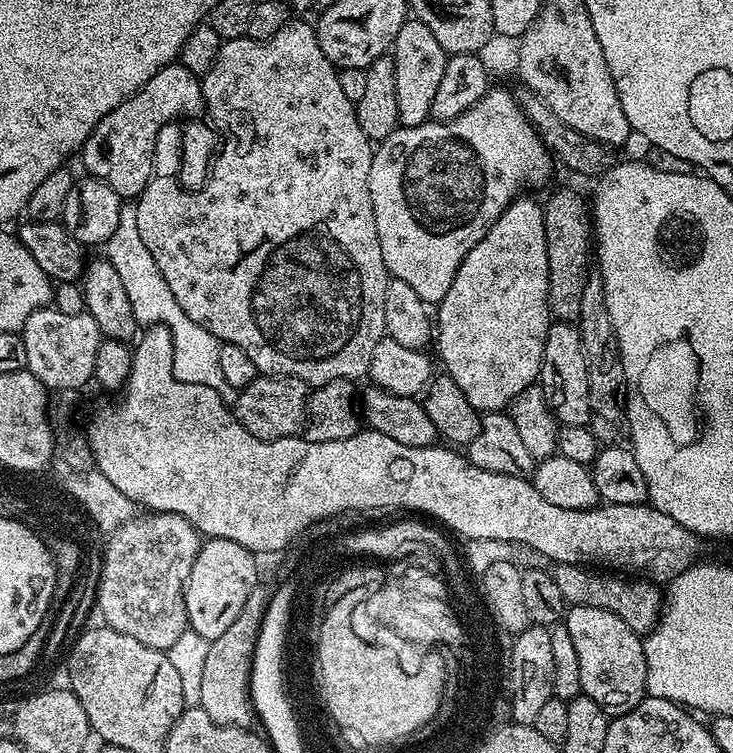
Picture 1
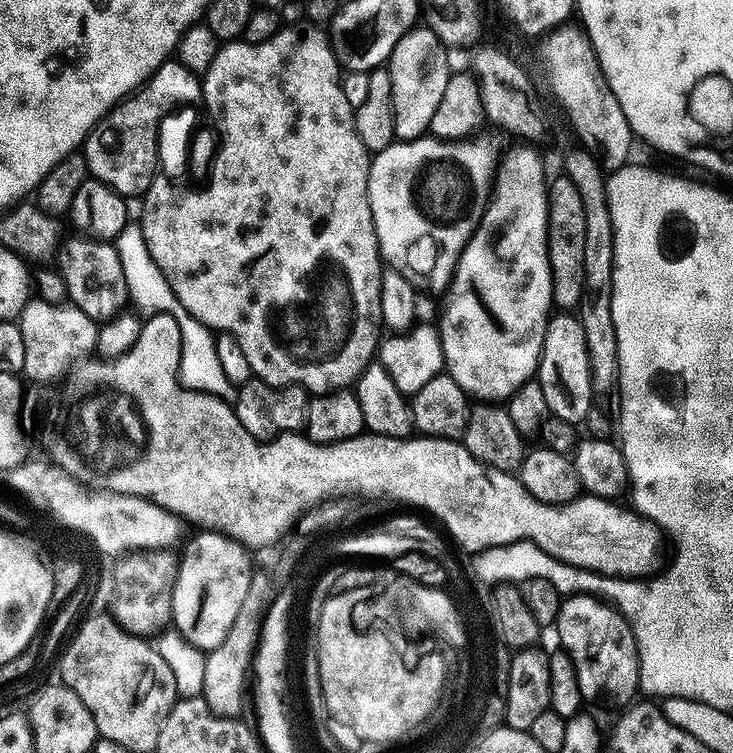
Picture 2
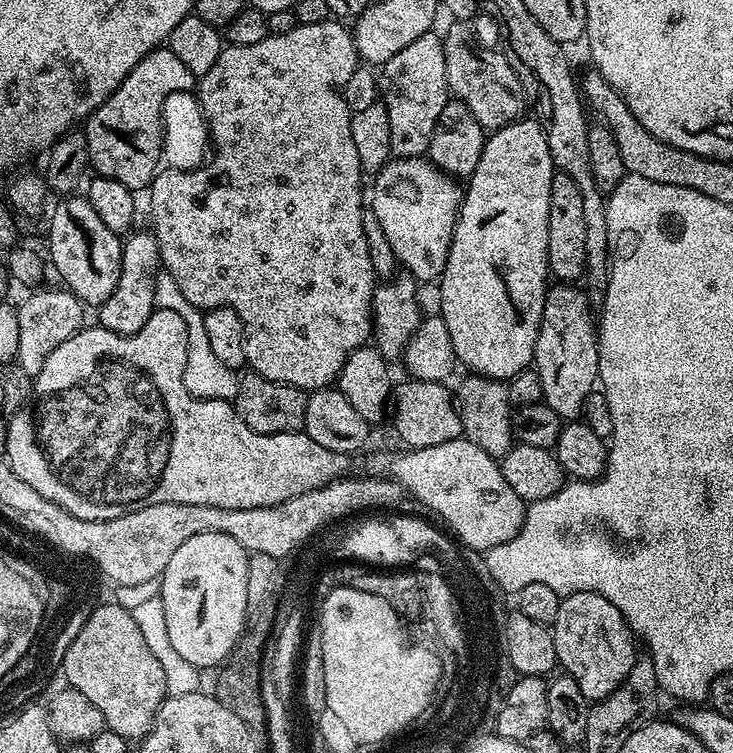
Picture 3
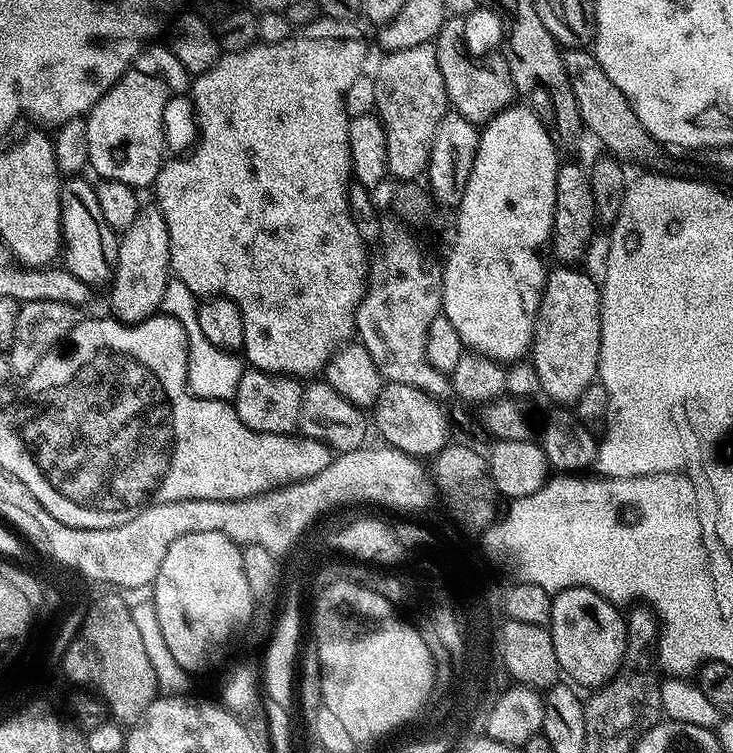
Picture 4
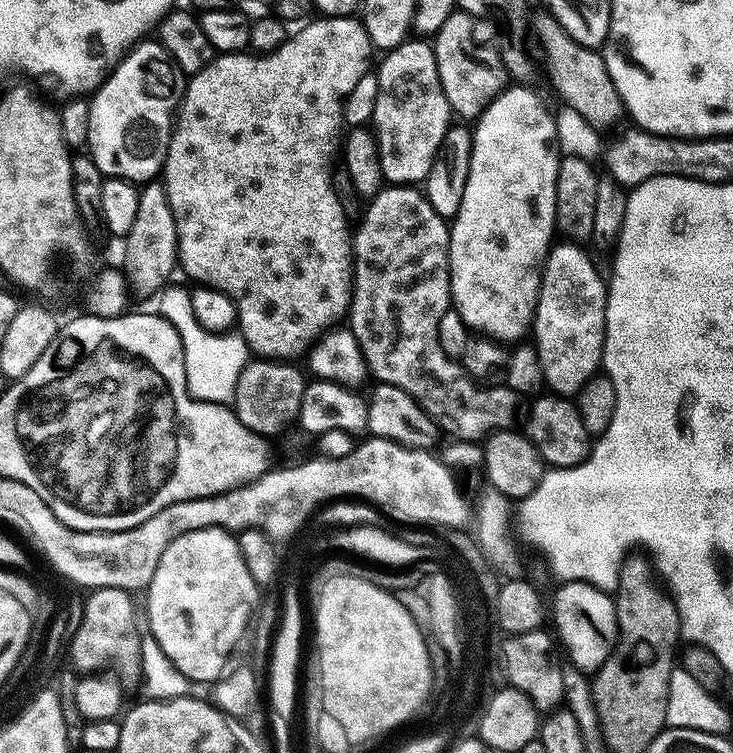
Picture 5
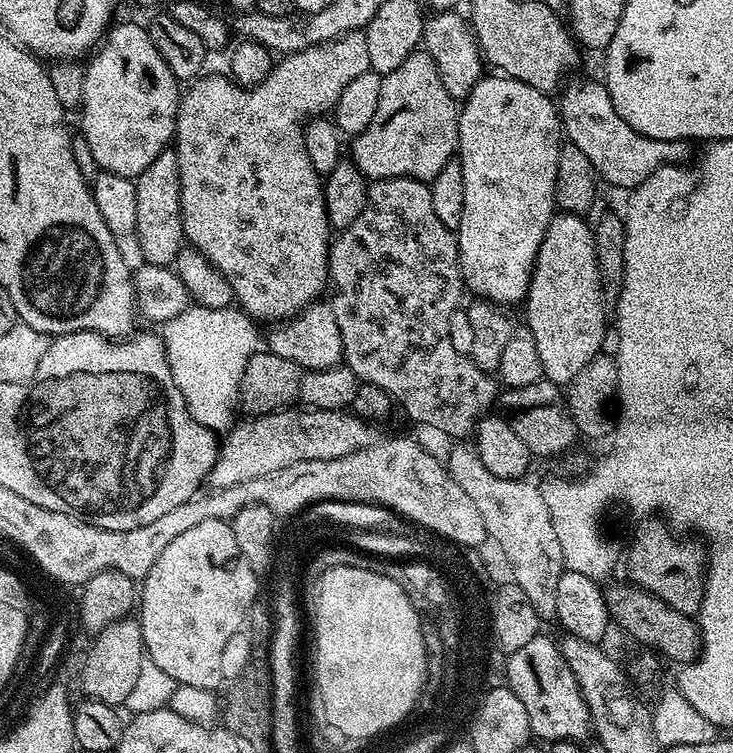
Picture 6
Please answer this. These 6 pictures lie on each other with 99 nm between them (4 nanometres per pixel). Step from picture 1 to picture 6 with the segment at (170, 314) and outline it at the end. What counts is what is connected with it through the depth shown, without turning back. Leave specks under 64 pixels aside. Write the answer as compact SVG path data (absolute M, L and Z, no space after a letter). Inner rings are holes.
M189 306L167 321L168 336L163 341L168 349L168 369L174 374L189 409L228 408L237 403L246 362L258 350L255 327L252 317L236 306Z

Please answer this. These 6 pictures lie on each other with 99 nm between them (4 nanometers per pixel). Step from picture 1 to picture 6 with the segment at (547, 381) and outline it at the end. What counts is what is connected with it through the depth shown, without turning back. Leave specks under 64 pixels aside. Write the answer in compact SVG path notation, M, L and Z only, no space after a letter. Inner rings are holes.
M565 212L553 215L548 223L542 246L536 255L536 265L532 267L532 280L528 283L528 320L526 326L538 342L538 358L542 358L542 370L545 377L553 380L557 386L571 384L573 378L590 362L590 358L601 355L604 344L604 307L600 290L600 271L594 254L593 229L583 215Z

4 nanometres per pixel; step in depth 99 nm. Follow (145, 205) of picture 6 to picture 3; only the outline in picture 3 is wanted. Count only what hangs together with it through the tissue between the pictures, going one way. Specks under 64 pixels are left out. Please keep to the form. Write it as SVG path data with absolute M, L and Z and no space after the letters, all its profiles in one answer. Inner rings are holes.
M151 230L133 231L123 241L121 250L121 277L110 298L98 308L100 320L99 327L110 330L119 336L133 336L156 311L154 302L154 282L156 273L161 271L160 251L156 241L156 233Z

